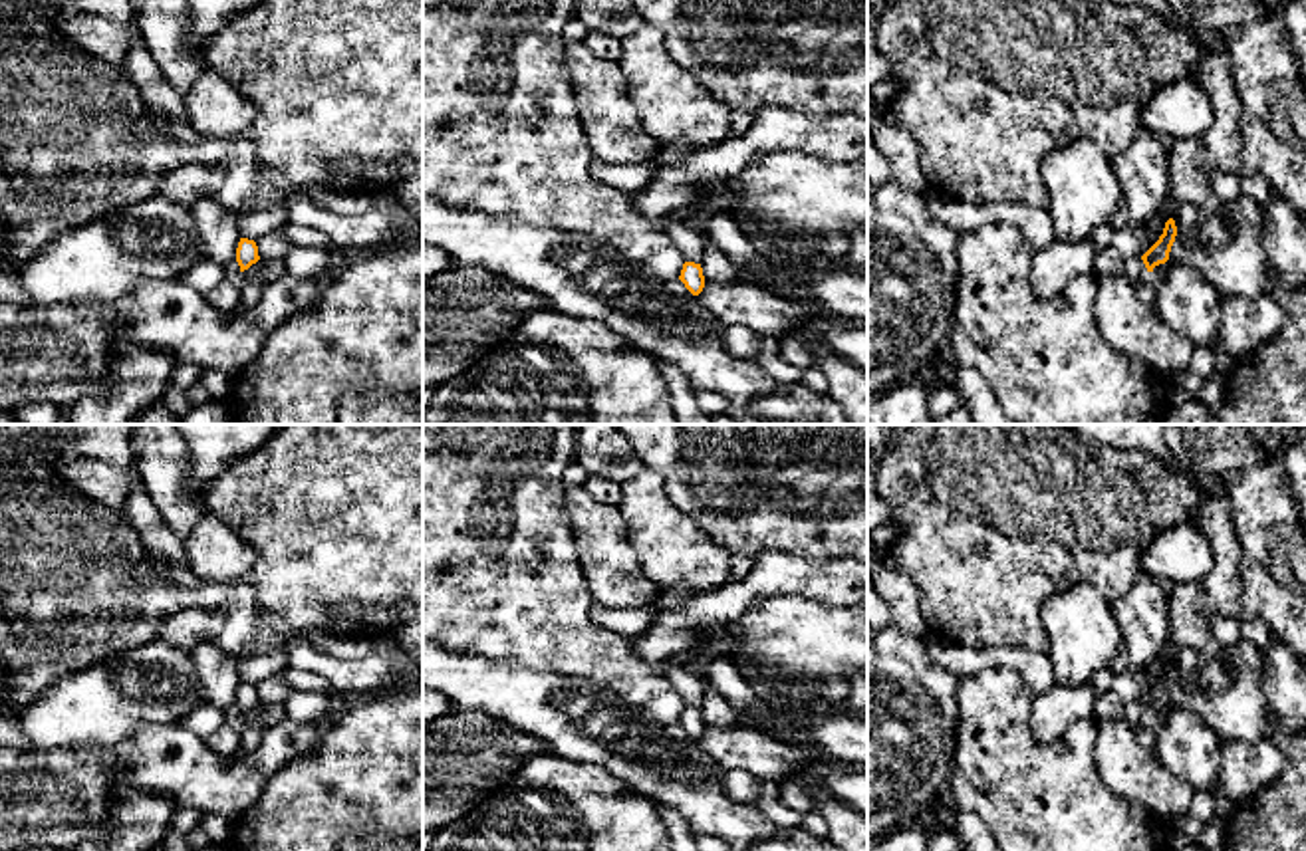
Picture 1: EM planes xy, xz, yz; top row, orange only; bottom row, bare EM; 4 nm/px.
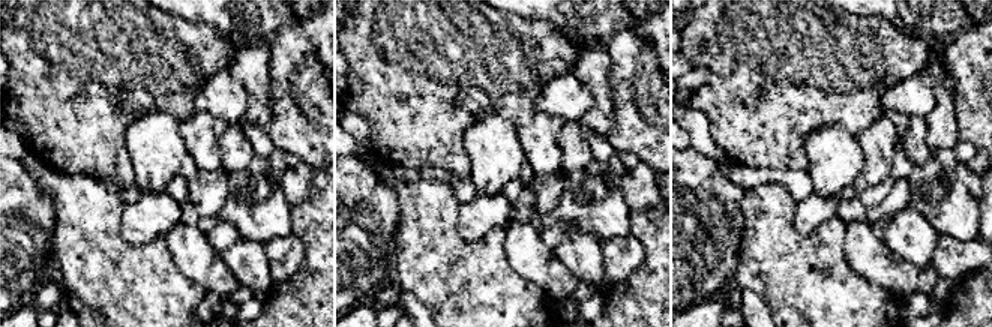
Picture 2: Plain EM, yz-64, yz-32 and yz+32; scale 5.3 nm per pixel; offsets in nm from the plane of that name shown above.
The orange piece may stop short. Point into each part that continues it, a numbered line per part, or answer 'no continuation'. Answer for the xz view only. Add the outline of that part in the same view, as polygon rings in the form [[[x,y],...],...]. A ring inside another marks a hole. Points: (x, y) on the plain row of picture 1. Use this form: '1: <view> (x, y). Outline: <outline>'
no continuation

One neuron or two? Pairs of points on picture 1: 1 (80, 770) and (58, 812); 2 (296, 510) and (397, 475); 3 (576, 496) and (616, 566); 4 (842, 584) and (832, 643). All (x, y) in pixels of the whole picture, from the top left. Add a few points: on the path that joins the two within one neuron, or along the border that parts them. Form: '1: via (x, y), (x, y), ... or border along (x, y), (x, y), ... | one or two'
1: via (80, 780), (58, 802) | one
2: via (322, 506), (366, 506), (372, 500) | one
3: via (586, 514), (600, 530), (604, 548) | one
4: border along (792, 596), (846, 607) | two

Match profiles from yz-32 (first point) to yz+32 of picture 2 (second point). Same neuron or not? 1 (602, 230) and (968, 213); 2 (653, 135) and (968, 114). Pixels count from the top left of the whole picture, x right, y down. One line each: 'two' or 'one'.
1: one
2: one

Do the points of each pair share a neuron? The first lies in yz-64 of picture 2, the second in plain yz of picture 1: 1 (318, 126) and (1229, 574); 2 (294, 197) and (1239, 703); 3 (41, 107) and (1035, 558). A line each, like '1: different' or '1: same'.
1: different
2: different
3: same

